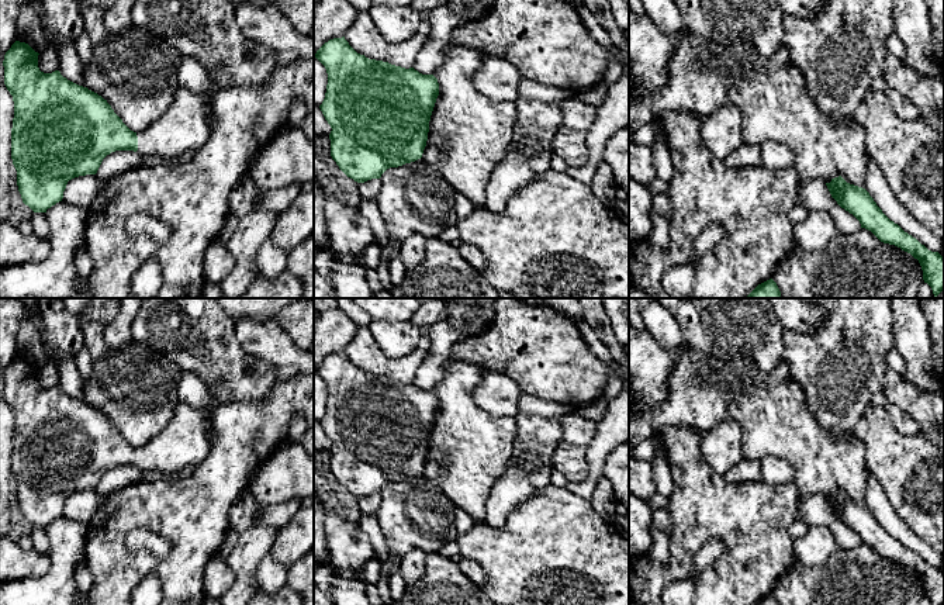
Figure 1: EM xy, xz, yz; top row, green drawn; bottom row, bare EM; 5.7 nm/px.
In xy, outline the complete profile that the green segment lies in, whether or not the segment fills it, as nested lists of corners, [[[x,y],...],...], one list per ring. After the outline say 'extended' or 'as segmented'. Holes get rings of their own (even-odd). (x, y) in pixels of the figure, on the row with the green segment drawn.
[[[15,41],[3,60],[4,84],[14,101],[11,159],[23,203],[34,212],[46,212],[62,201],[68,182],[96,174],[103,159],[111,152],[138,151],[142,156],[172,158],[201,148],[210,138],[210,93],[179,87],[166,113],[146,131],[134,132],[97,93],[68,80],[59,70],[41,72],[38,55],[28,44]]]; extended

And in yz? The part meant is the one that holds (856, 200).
[[[841,176],[831,179],[826,186],[837,204],[860,221],[861,228],[871,231],[881,242],[895,245],[919,260],[923,280],[931,287],[934,297],[944,290],[944,257],[938,252],[929,250],[891,221],[865,189],[847,183]]]; as segmented

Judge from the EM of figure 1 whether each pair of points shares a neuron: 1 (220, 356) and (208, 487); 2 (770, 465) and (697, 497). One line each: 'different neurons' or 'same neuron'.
1: different neurons
2: different neurons

